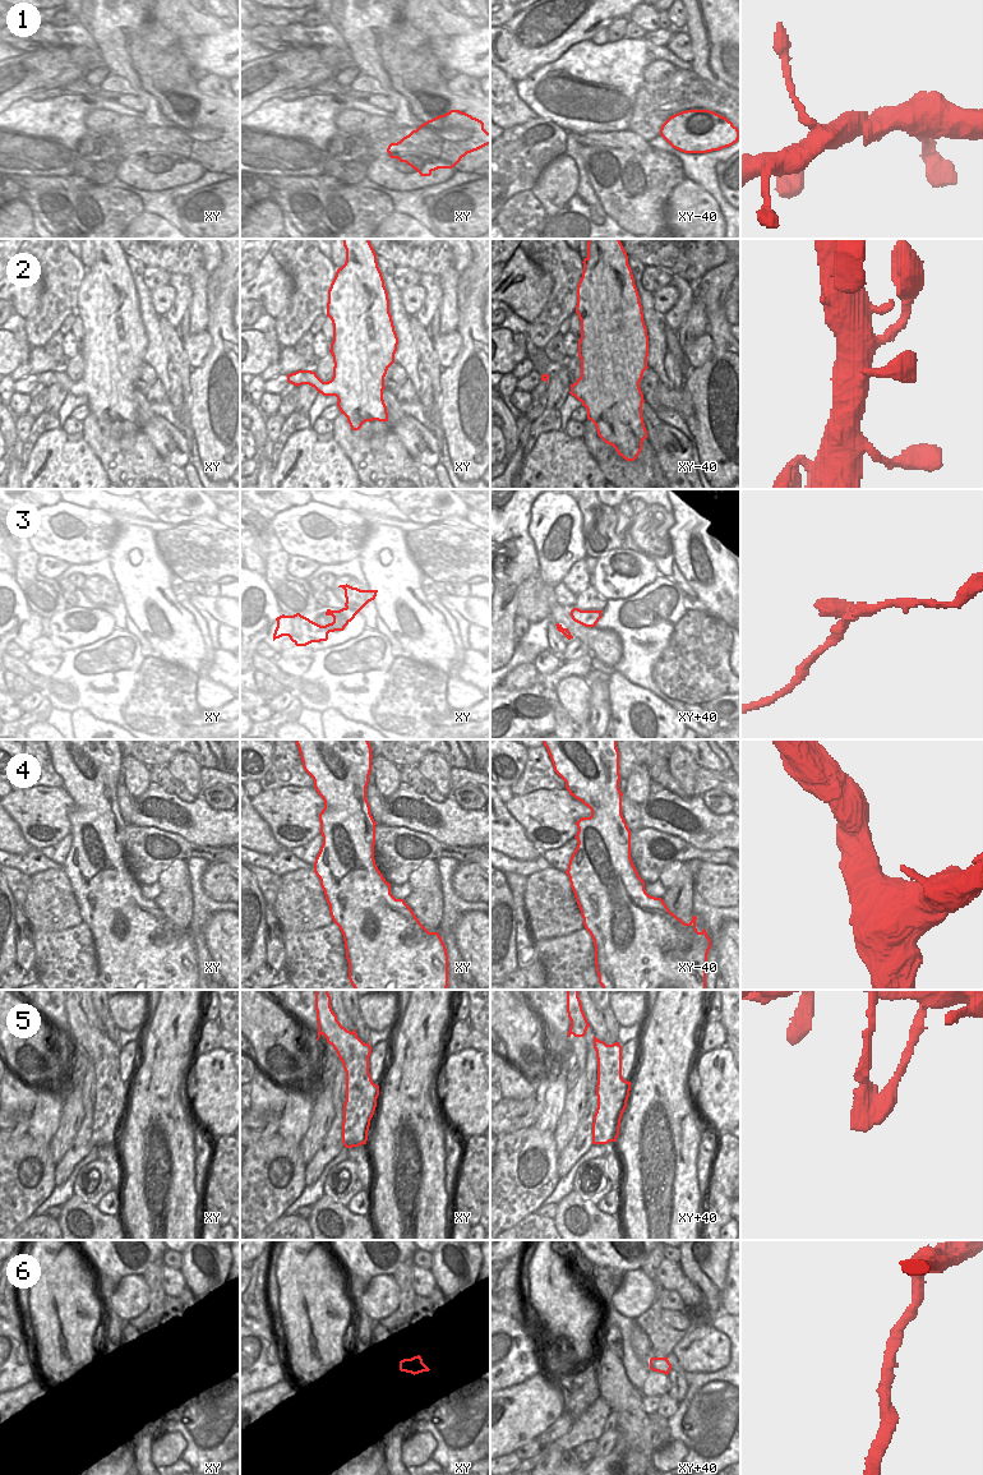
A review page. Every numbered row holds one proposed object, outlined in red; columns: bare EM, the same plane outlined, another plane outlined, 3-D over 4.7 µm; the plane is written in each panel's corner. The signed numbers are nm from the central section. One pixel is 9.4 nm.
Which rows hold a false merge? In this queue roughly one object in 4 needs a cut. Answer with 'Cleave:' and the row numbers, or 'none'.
Cleave: 5

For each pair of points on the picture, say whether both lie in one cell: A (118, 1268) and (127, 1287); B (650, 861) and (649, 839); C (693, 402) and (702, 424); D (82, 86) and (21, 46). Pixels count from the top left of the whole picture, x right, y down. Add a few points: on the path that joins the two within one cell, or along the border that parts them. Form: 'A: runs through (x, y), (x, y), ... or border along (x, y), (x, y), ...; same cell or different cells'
A: border along (142, 1275), (125, 1275), (118, 1280); different cells
B: runs through (650, 856), (647, 844); same cell
C: runs through (698, 408), (702, 411), (702, 419); same cell
D: border along (77, 50), (52, 65), (23, 78); different cells

